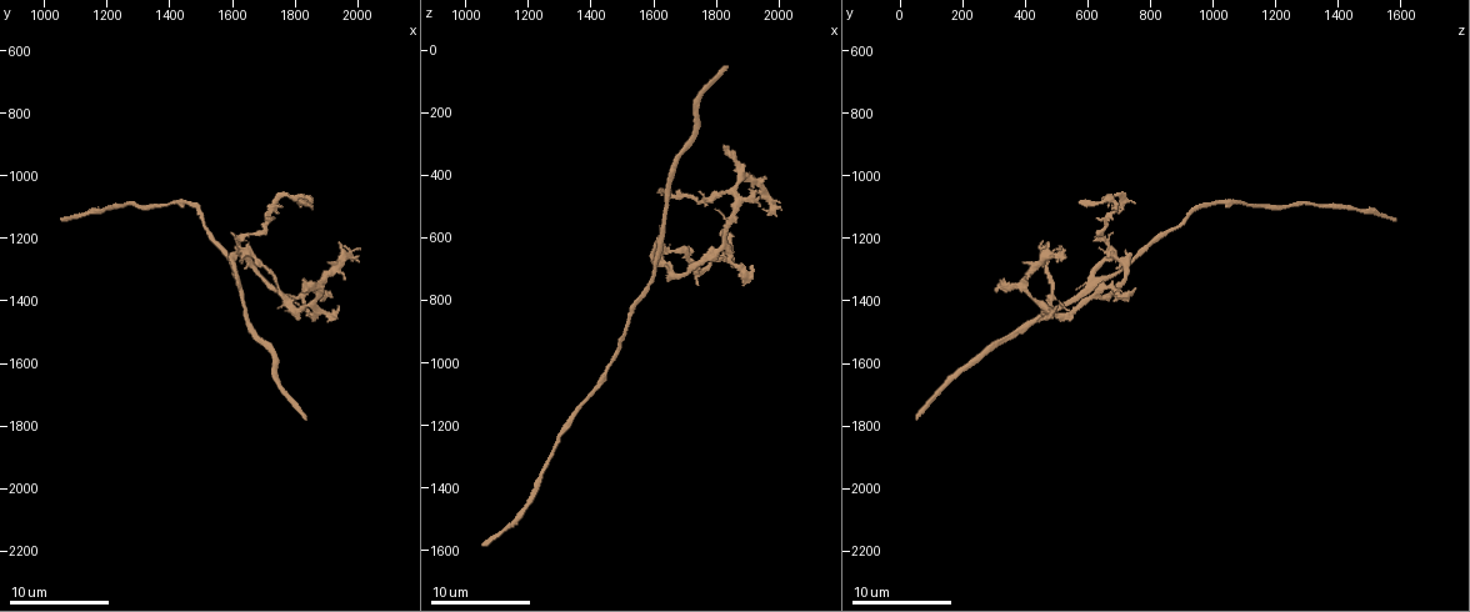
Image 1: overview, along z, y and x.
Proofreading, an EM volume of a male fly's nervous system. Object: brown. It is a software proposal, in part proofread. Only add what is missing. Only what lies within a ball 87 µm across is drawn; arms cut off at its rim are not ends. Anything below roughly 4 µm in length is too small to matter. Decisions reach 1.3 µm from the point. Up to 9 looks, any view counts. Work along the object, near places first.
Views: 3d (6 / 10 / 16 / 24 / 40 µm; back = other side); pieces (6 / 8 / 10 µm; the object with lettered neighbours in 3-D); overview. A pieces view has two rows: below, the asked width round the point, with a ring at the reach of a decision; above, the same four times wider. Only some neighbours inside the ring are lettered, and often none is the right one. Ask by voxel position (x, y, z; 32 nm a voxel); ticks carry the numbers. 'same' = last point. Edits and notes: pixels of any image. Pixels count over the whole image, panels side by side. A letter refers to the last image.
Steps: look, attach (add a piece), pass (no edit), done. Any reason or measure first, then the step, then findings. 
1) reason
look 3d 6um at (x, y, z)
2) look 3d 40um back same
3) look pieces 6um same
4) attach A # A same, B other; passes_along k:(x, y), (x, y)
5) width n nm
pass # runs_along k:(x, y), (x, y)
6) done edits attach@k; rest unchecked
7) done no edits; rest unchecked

free end
look pieces 6um at (1940, 1430, 500)

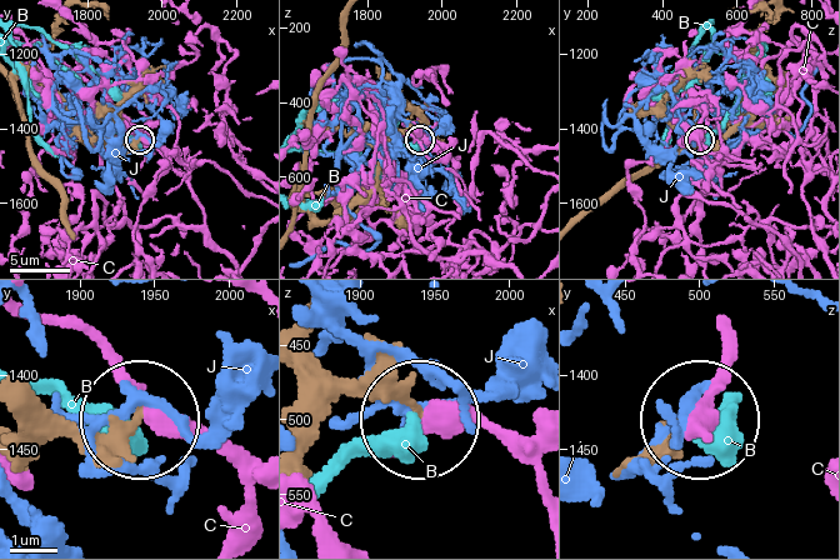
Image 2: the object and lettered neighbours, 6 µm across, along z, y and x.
pass # B other, C other, J other; runs_along 2:(303, 464), (306, 429), (339, 396), (386, 393), (419, 413); none of them fits

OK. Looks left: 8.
look pieces 6um at (1900, 1360, 750)

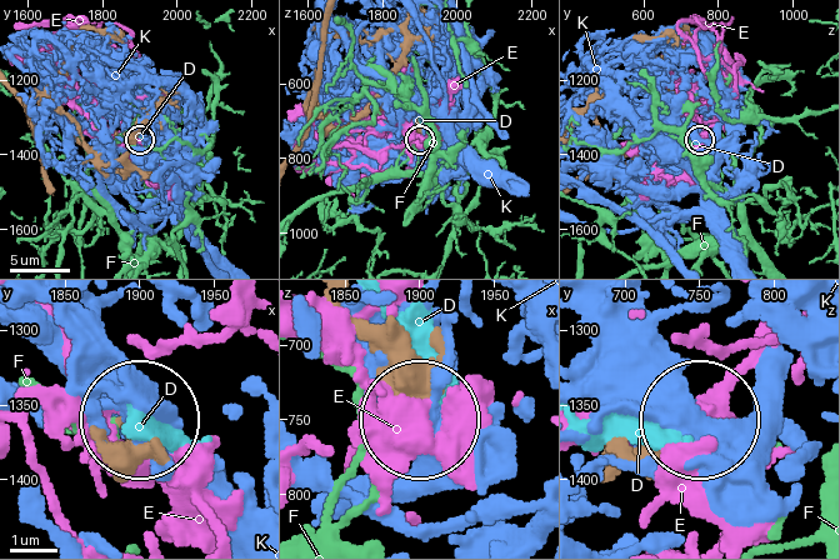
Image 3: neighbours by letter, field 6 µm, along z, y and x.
pass # D other, E other, F other, K other; no lettered piece goes on from it

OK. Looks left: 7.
end of a long branch
look pieces 6um at (1050, 1140, 1580)

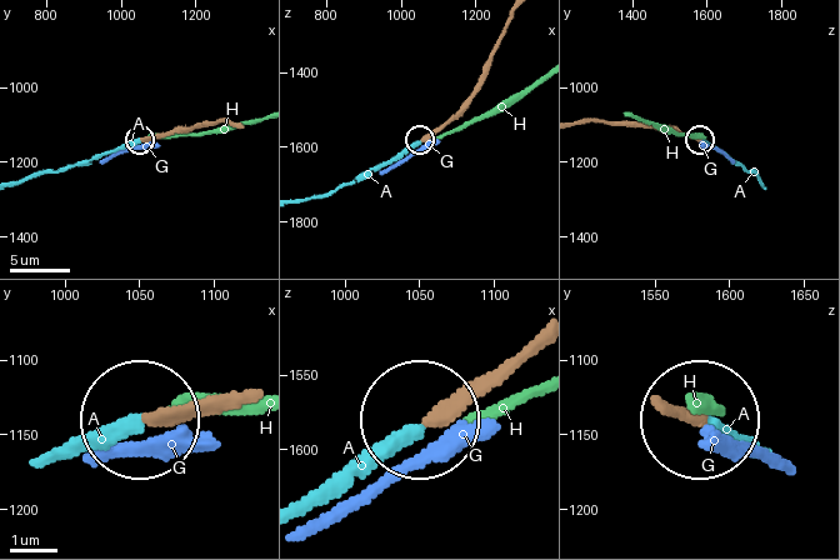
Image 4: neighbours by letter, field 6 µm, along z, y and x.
attach A # A same, G other, H other; passes_along 4:(533, 333), (421, 424), (306, 493); it goes on there

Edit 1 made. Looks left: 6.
free end
look pieces 10um at (1800, 1400, 520)

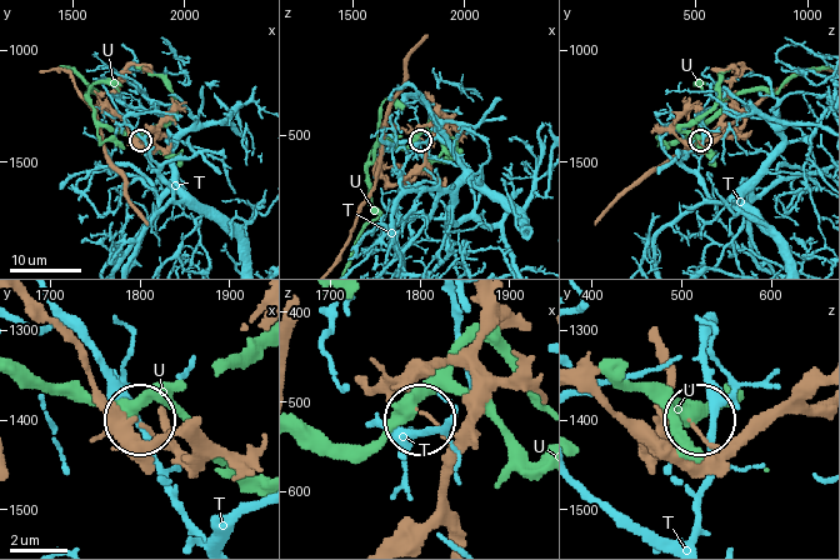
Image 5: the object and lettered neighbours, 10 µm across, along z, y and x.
width 100 nm
pass # T other, U other; no lettered piece goes on from it

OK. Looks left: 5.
done edits attach@4; rest unchecked

